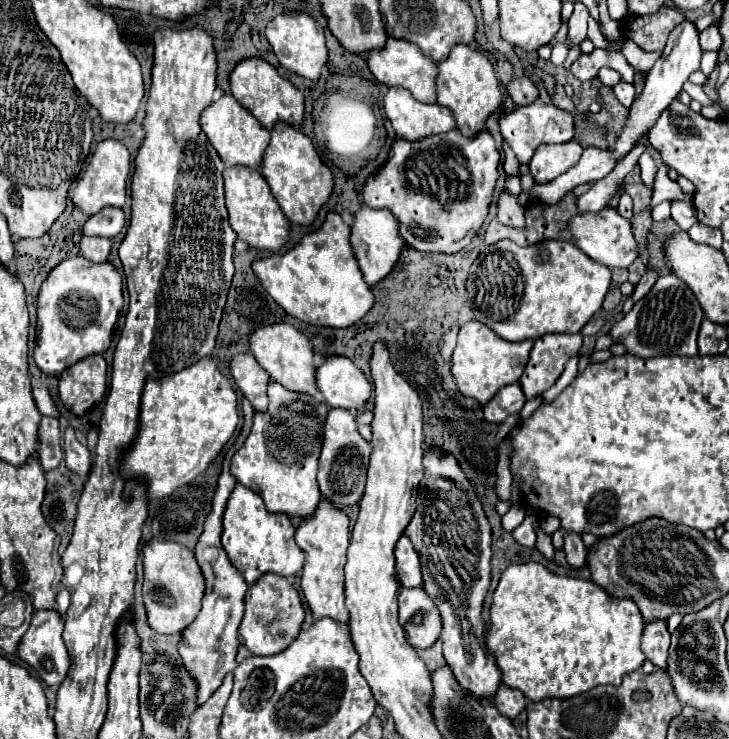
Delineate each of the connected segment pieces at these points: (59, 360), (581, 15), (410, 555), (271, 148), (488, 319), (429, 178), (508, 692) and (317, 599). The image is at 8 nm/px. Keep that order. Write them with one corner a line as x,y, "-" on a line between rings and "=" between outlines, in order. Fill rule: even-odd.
82,256
62,260
50,270
38,294
38,324
34,360
44,374
58,376
78,360
106,352
118,314
124,306
122,278
110,262
90,262
=
576,2
576,4
574,4
574,14
572,14
570,22
568,22
568,38
570,38
574,44
580,44
580,42
586,38
588,18
590,18
588,8
586,8
582,2
=
402,534
396,544
396,576
402,586
408,586
408,588
422,586
420,558
406,534
=
278,122
270,130
270,144
262,156
260,172
266,178
282,212
294,224
310,224
320,206
328,202
334,186
332,172
328,166
324,166
312,140
286,122
=
500,240
486,246
470,266
466,296
478,322
492,328
504,340
520,342
528,338
536,340
550,332
580,332
582,326
602,308
610,280
610,268
604,268
602,264
584,256
584,252
580,252
580,248
576,248
572,242
546,240
532,246
518,246
512,240
=
458,128
446,134
436,134
414,142
398,138
390,146
388,160
380,166
380,170
376,170
366,178
362,198
366,206
386,208
394,214
400,238
408,246
422,252
444,252
444,254
458,252
474,238
474,234
478,232
488,214
488,206
492,202
492,190
498,180
498,170
496,170
498,162
500,154
488,130
482,130
472,138
462,136
=
504,682
498,686
498,692
494,694
494,706
500,710
500,714
504,714
506,718
514,718
518,716
524,706
526,706
526,698
520,690
508,688
=
322,498
314,514
308,520
300,520
296,530
296,544
306,552
306,564
302,570
302,592
314,614
314,620
330,616
334,620
348,622
348,610
344,606
344,566
350,546
350,518
330,500

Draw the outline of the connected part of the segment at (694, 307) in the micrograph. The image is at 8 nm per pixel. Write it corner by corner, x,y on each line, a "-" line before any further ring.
674,274
662,276
656,280
654,288
632,306
632,310
610,328
610,338
626,346
626,350
638,358
652,358
664,354
680,354
680,356
696,356
696,336
700,330
700,322
704,312
692,294
692,290

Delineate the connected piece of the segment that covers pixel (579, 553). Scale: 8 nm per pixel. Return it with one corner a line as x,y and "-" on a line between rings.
564,532
564,552
566,560
572,568
580,568
586,564
586,546
576,532

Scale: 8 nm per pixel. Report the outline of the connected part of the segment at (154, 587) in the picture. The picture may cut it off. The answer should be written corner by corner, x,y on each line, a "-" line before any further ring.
150,538
144,546
144,604
148,614
148,624
158,634
178,634
182,632
200,612
202,598
206,594
204,574
194,558
194,554
168,540

